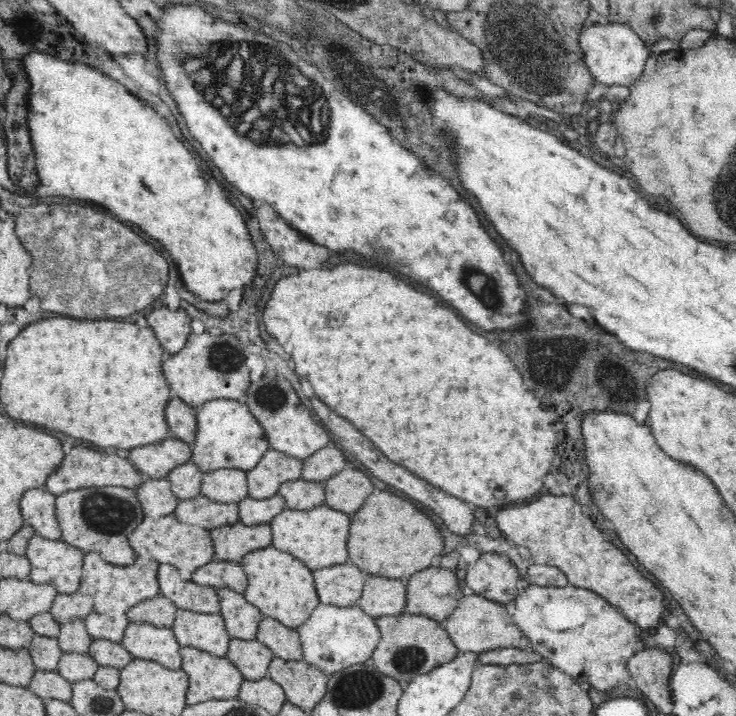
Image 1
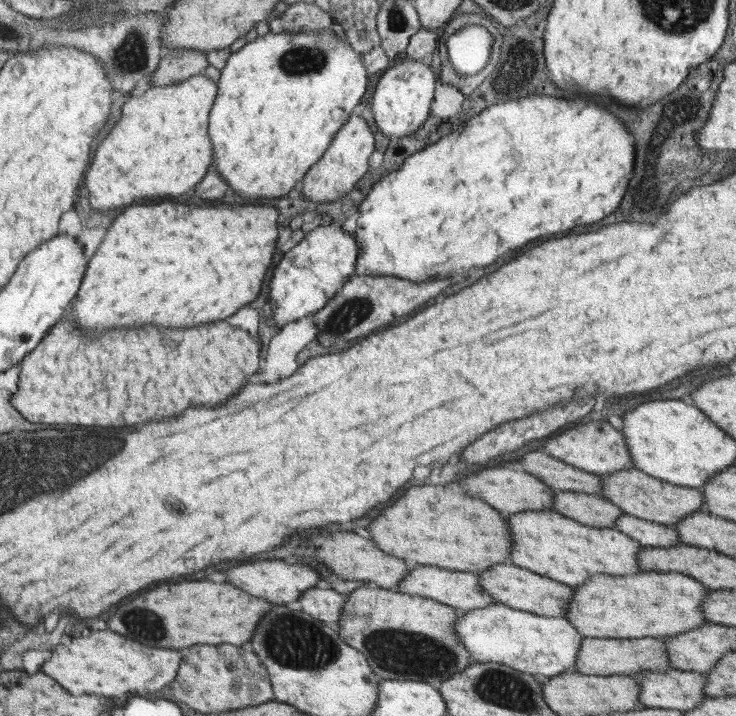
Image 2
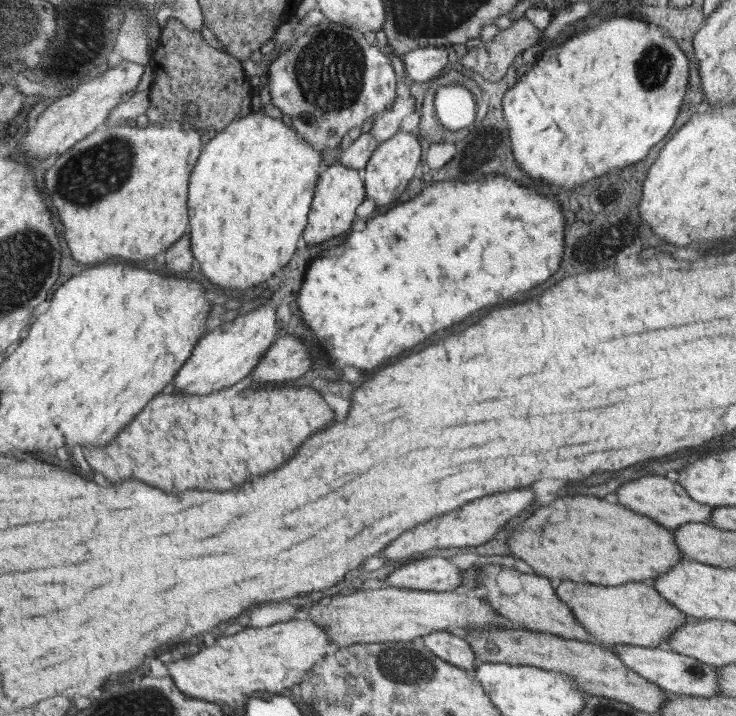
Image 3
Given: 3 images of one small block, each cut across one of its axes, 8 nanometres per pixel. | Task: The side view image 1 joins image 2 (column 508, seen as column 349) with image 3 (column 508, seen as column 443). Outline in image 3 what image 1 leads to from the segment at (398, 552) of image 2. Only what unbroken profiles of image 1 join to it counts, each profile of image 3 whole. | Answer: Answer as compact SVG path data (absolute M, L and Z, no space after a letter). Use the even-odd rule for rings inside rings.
M594 495L566 496L554 500L548 506L538 508L528 520L522 522L518 532L514 532L506 544L516 558L524 560L534 572L538 572L538 575L542 574L542 577L602 586L618 586L636 580L650 582L667 573L668 569L672 569L672 566L679 564L680 560L685 558L673 532L660 526L660 522L647 518L646 515L640 516L620 504L608 504Z

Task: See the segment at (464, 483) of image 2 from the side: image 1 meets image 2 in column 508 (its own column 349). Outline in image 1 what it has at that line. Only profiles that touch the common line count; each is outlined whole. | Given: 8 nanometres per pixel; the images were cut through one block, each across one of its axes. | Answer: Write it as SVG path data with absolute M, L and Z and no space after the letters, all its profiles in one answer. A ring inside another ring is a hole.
M353 467L326 480L323 488L325 505L347 516L353 516L363 506L363 502L366 502L366 498L376 490L367 473Z

